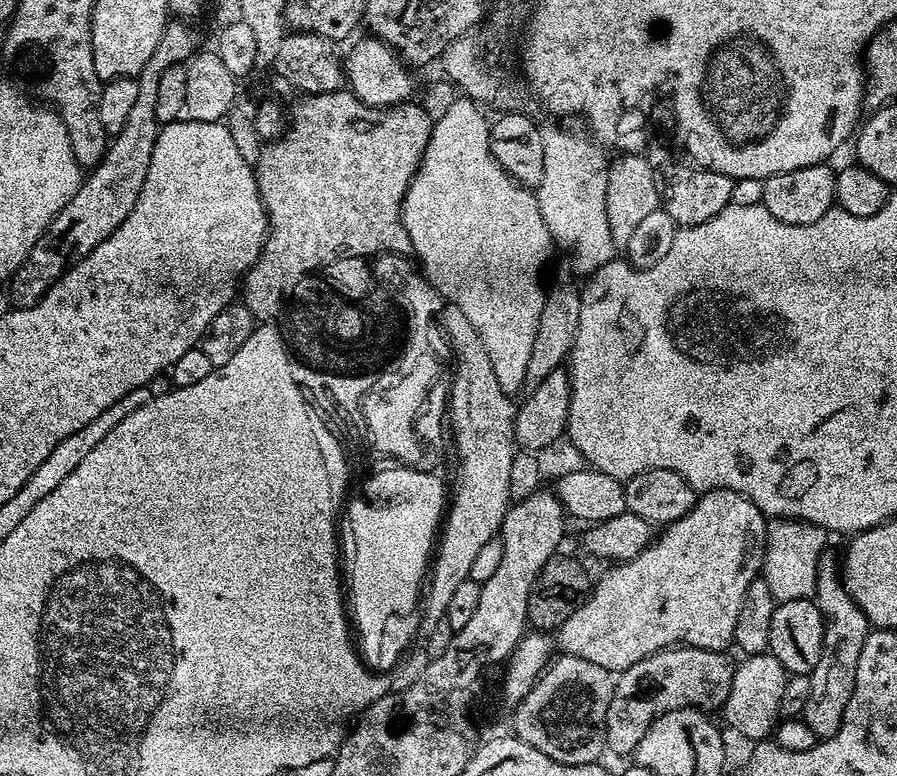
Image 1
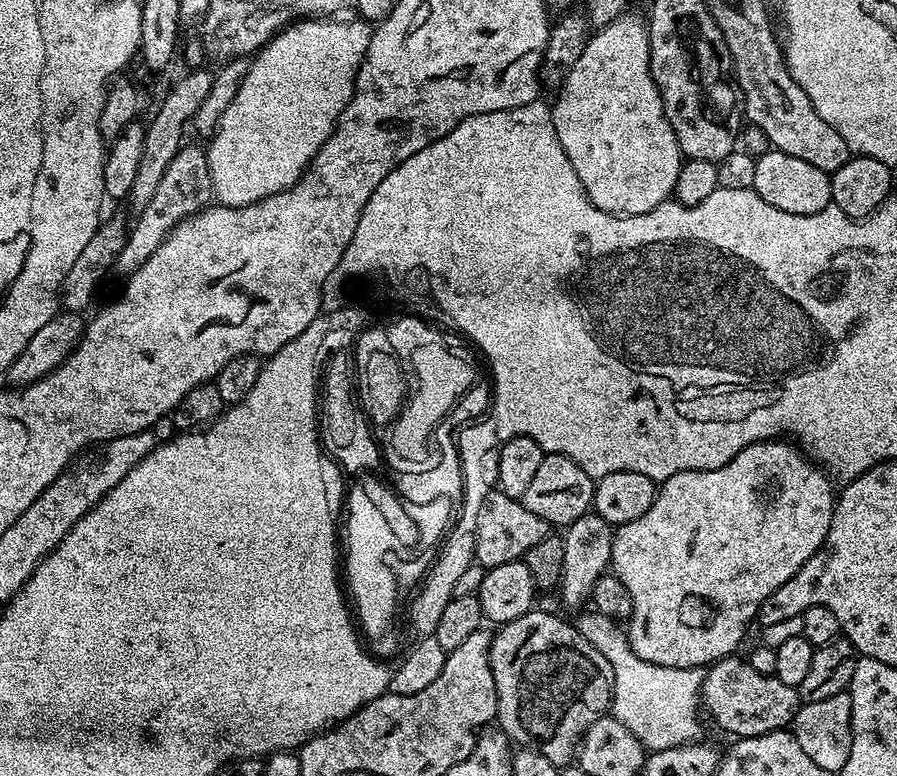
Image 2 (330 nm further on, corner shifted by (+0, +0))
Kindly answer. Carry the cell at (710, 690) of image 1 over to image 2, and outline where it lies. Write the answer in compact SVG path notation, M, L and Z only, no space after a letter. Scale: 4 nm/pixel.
M733 654L725 660L717 660L715 664L707 665L704 681L700 687L700 703L703 711L712 715L712 720L724 732L729 732L732 738L746 736L761 736L787 729L800 707L799 691L776 676L758 674L747 659Z

